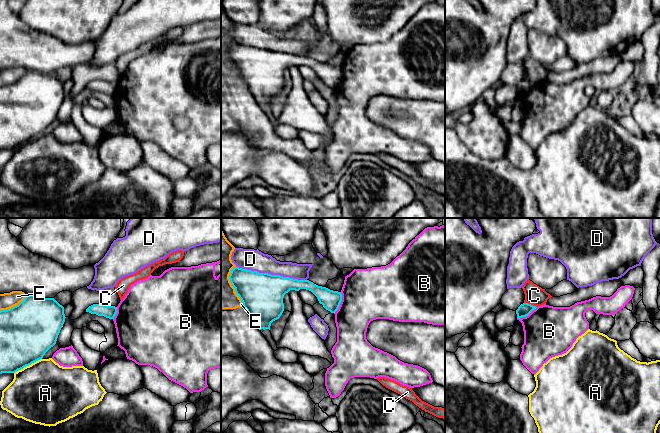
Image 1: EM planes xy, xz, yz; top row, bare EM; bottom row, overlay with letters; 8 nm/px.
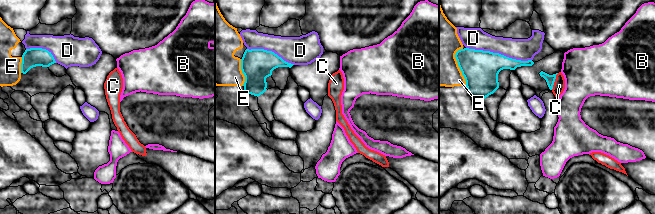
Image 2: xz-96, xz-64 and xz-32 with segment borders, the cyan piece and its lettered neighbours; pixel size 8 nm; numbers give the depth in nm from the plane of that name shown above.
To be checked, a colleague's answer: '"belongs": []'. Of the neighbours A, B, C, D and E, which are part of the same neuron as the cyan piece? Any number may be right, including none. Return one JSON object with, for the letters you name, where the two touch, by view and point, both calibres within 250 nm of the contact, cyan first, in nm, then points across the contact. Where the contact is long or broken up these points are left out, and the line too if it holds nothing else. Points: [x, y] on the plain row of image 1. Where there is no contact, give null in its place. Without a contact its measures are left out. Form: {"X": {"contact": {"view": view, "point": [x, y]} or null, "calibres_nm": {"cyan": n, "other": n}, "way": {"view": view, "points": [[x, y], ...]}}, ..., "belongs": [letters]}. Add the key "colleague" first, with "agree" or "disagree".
{"colleague": "agree", "belongs": []}

